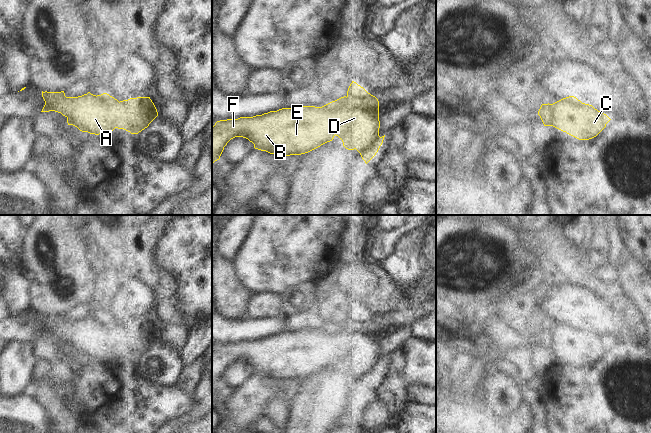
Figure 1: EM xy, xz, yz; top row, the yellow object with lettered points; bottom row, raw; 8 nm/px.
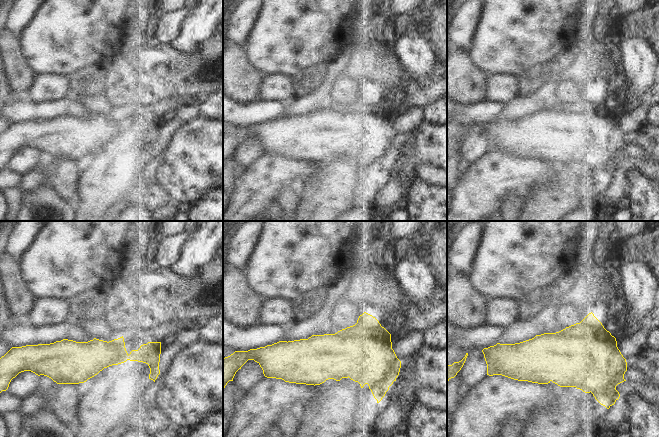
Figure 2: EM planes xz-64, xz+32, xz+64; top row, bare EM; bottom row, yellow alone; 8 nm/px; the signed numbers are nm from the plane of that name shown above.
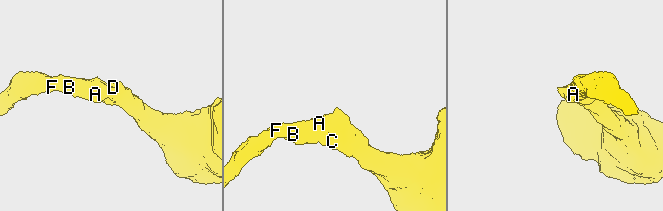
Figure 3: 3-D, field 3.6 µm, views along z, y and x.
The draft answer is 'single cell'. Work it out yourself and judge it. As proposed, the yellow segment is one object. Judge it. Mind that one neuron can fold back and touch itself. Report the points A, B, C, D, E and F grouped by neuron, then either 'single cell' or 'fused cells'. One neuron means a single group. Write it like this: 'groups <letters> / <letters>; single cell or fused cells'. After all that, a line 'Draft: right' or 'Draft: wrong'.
groups A B C D E F; single cell
Draft: right

